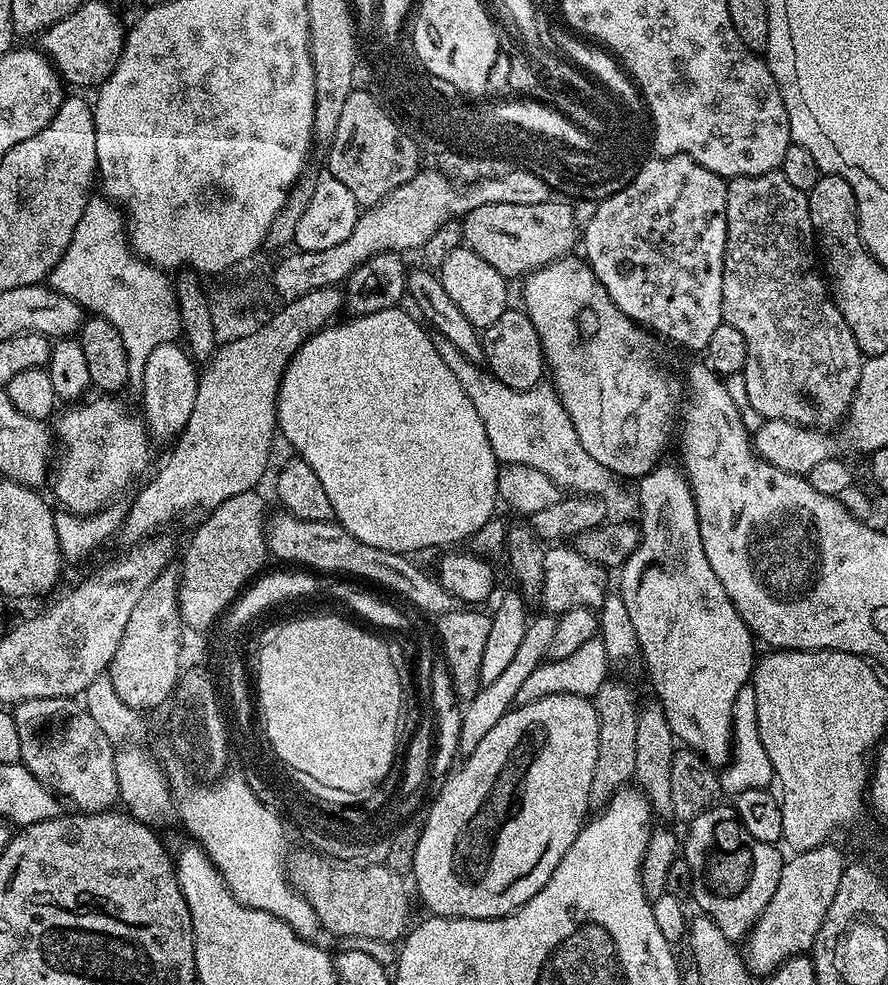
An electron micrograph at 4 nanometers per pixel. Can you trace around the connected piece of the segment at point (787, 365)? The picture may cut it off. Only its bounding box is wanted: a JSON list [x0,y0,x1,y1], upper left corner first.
[722,170,865,430]

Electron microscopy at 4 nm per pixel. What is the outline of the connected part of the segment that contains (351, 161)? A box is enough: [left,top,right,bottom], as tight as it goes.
[327,94,422,206]

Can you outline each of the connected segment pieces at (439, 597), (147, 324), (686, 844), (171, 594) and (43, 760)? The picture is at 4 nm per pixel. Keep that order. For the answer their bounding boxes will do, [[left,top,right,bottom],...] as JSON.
[[266,510,458,614],[47,198,182,389],[682,807,786,942],[106,566,180,708],[15,698,120,814]]

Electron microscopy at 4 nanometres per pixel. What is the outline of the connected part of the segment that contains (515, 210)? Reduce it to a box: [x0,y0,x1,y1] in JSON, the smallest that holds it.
[462,198,578,278]

